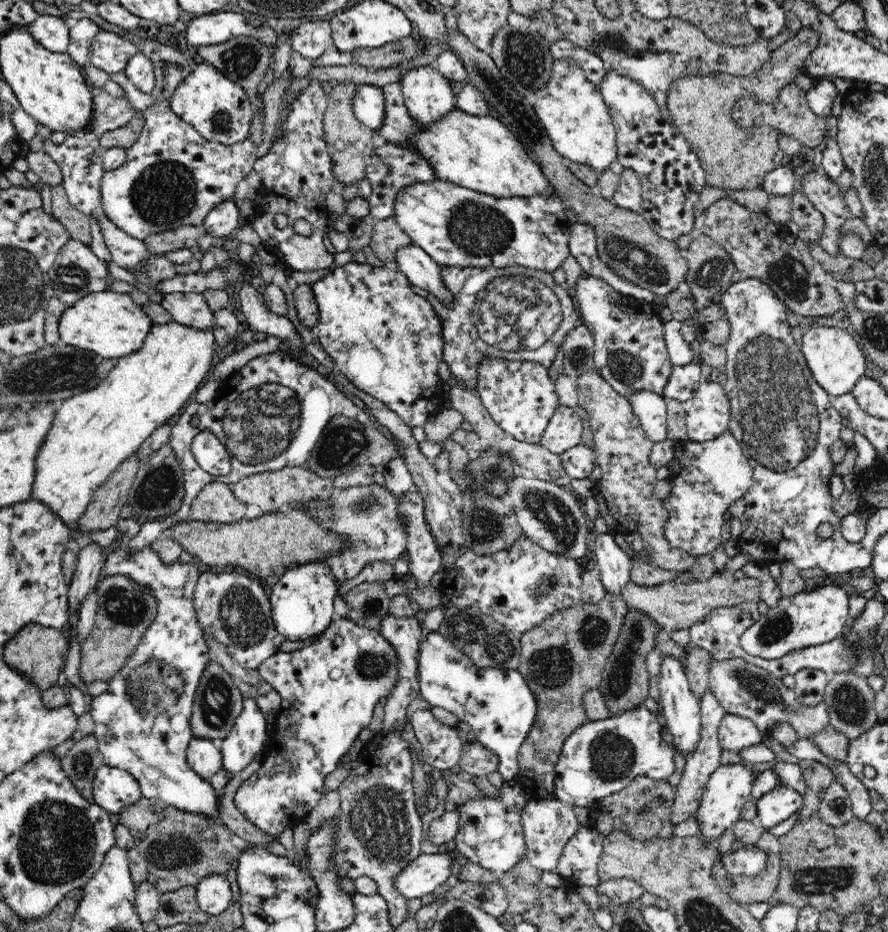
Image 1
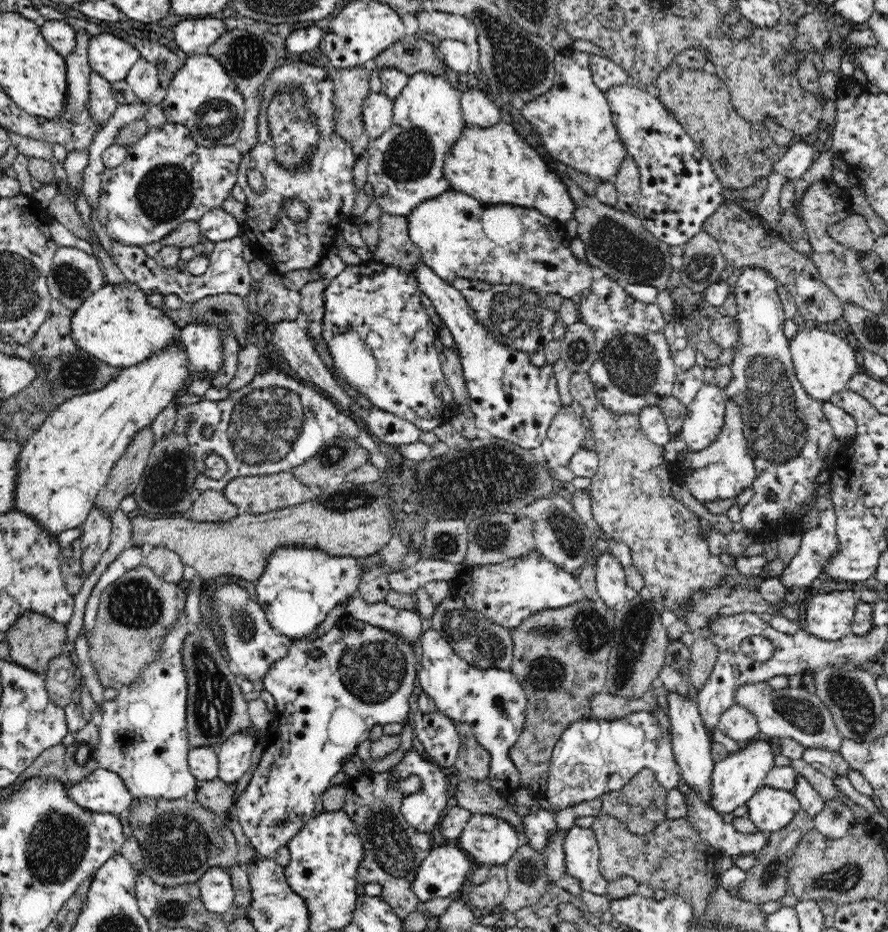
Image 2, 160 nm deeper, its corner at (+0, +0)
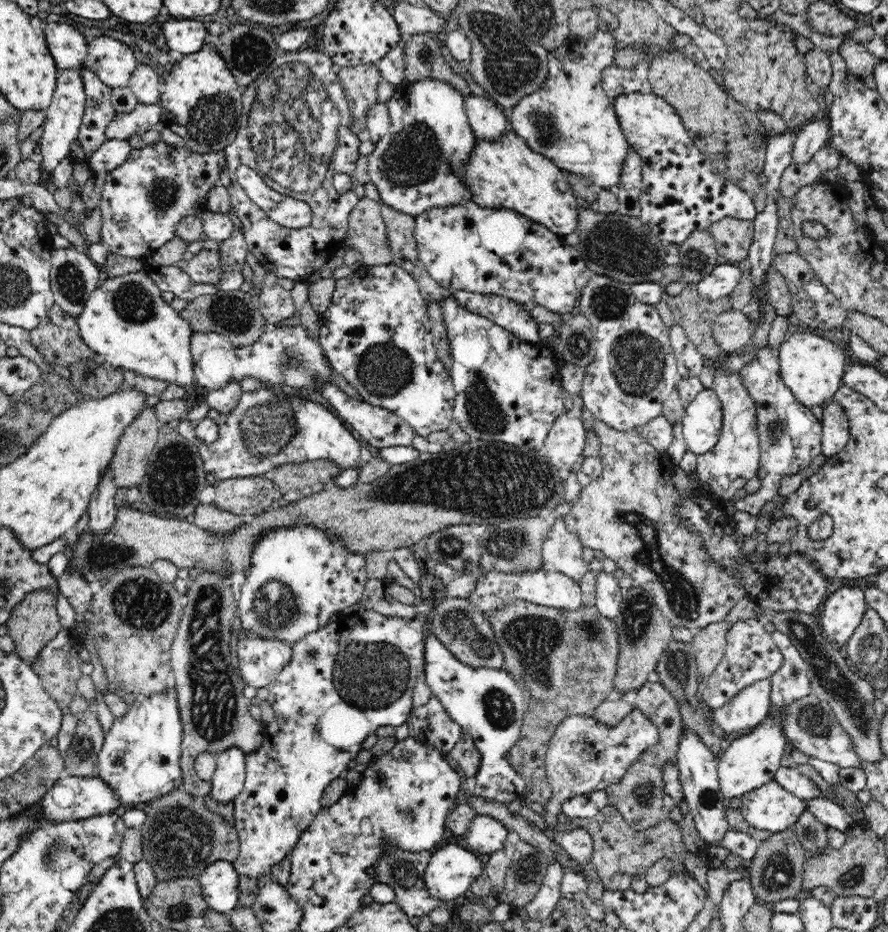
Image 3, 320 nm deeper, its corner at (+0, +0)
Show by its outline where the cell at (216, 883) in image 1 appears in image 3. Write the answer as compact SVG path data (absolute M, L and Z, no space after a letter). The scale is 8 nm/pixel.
M218 860L210 864L197 880L210 909L228 915L237 908L240 900L240 876L233 863Z

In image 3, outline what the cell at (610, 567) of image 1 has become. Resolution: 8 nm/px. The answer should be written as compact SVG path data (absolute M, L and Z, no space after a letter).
M599 572L596 579L595 607L608 619L618 620L621 605L624 602L624 590L612 573Z

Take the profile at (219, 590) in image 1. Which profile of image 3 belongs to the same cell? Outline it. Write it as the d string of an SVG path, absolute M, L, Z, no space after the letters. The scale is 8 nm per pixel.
M237 632L240 638L238 642L238 674L241 679L248 686L253 686L254 688L264 688L270 681L273 681L278 674L285 668L292 656L291 646L282 643L278 639L262 639L260 637L250 637L244 635L244 632Z

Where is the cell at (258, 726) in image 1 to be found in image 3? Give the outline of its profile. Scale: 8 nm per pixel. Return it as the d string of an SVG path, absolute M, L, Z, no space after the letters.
M229 748L216 755L216 770L210 780L210 798L228 804L242 792L245 780L244 751Z

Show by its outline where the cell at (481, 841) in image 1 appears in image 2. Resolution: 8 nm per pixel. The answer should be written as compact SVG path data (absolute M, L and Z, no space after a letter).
M476 813L459 836L461 849L483 865L506 864L513 858L521 834L504 819Z

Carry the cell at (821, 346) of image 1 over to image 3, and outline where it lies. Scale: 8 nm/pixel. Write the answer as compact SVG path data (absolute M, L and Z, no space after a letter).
M796 328L785 335L778 348L778 368L781 380L800 404L811 408L832 400L842 386L844 377L844 351L823 337L809 333L806 328Z

